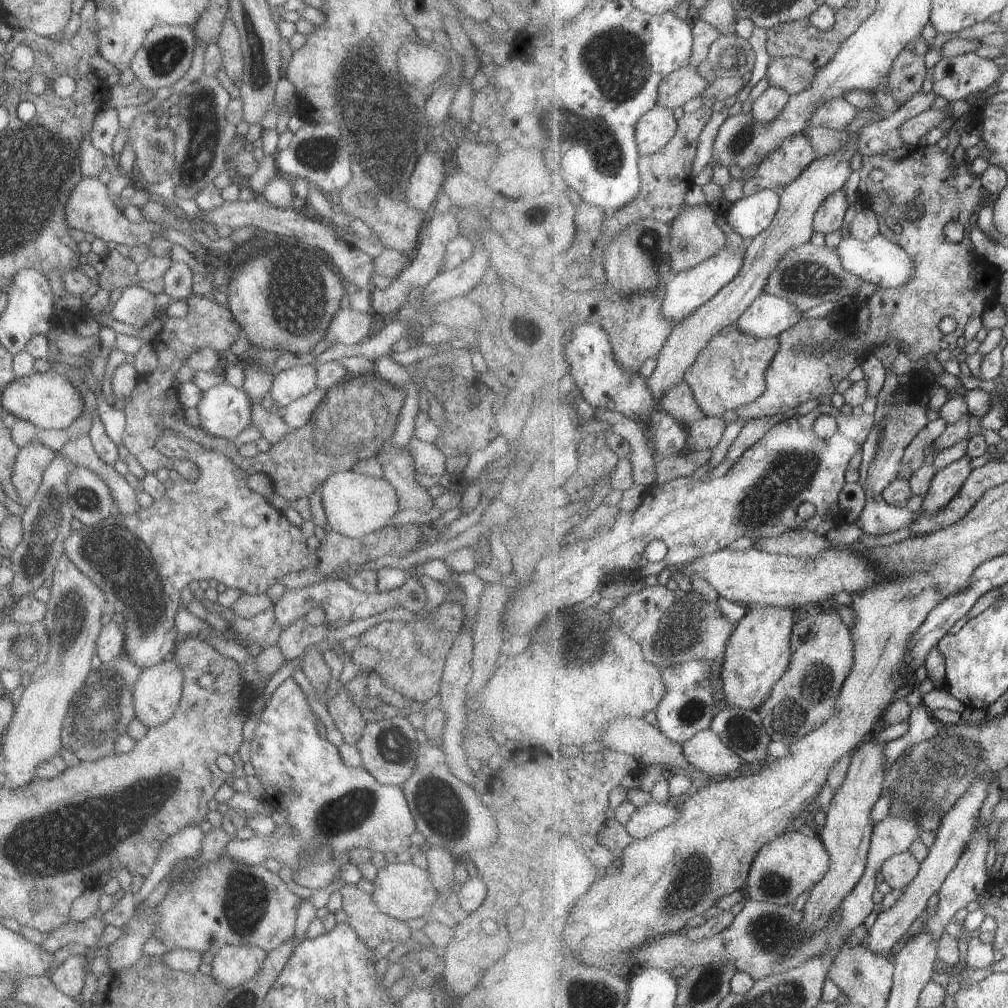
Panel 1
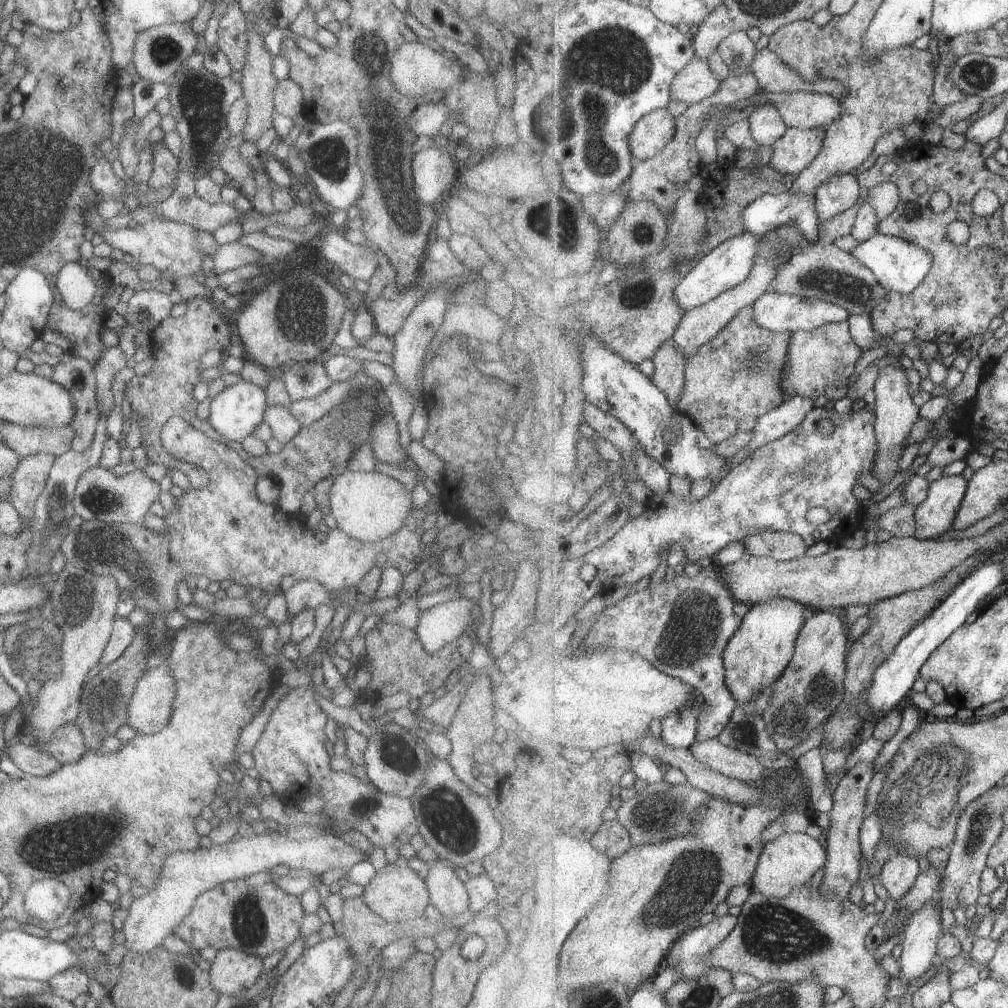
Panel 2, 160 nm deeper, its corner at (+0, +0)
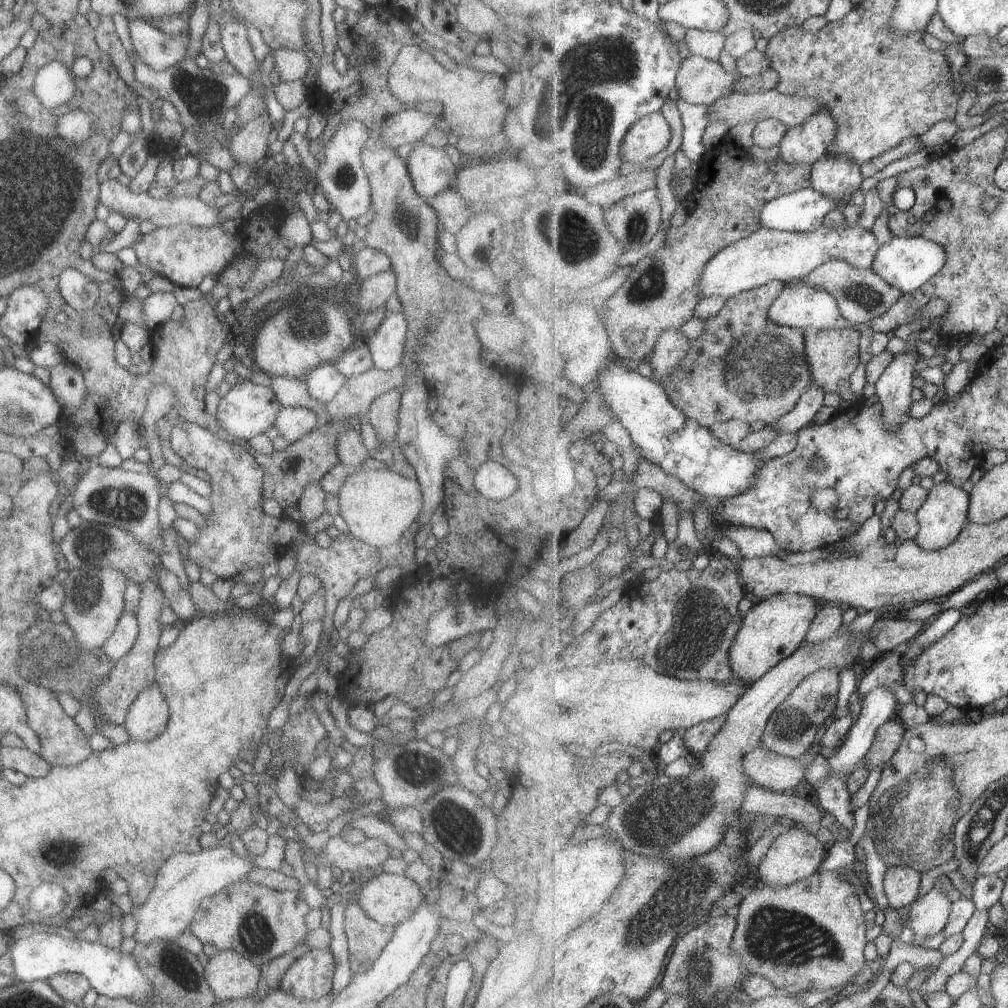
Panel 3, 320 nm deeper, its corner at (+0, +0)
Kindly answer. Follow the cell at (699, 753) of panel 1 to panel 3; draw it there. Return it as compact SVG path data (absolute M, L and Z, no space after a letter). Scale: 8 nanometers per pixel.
M762 746L753 749L744 759L746 773L755 785L763 788L787 792L789 788L797 788L803 780L816 754L806 752L800 757L786 757L768 751Z

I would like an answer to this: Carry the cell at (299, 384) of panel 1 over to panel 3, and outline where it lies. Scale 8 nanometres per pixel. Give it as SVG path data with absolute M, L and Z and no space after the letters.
M332 363L317 365L306 374L305 383L309 396L321 403L331 400L343 383L348 379L344 374L338 373Z

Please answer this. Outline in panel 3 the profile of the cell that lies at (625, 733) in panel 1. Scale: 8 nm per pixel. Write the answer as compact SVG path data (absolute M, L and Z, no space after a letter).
M755 784L747 789L746 801L741 812L755 816L777 817L810 831L811 834L817 834L823 828L821 820L824 810L814 798L790 796Z

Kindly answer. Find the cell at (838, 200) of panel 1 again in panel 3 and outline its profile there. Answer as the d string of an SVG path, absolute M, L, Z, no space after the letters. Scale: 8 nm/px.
M827 152L812 164L812 187L842 201L850 201L850 196L861 188L863 179L860 164L843 155Z

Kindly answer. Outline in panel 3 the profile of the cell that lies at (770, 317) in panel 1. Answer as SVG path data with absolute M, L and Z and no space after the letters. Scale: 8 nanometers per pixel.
M811 283L786 285L786 289L770 308L770 317L780 325L801 327L804 329L813 327L821 330L841 330L853 326L842 315L835 295L832 295L825 288L813 286Z

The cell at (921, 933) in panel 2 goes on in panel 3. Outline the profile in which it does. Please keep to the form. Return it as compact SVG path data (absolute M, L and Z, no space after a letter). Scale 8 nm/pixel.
M933 886L909 908L907 926L913 930L913 945L942 933L950 921L952 906L947 890Z

